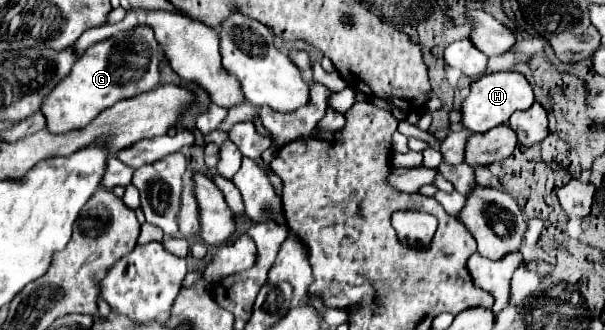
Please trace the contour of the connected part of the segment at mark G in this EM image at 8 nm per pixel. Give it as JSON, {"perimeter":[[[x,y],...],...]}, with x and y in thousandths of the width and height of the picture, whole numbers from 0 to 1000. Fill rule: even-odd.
{"perimeter":[[[230,79],[217,97],[193,103],[180,121],[147,139],[121,194],[121,212],[78,285],[68,309],[68,345],[78,364],[78,394],[107,406],[140,388],[167,333],[197,303],[246,279],[263,255],[263,133],[246,85]]]}

